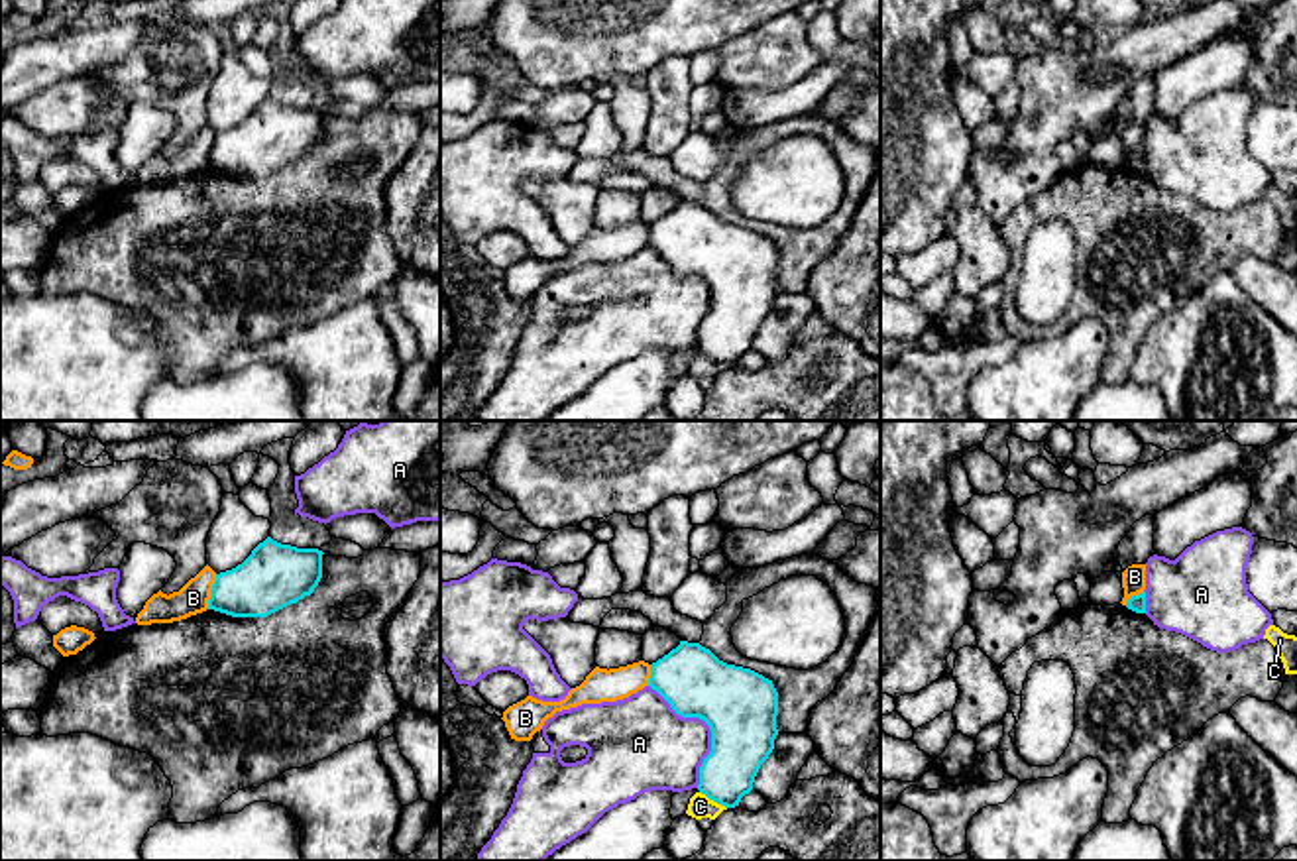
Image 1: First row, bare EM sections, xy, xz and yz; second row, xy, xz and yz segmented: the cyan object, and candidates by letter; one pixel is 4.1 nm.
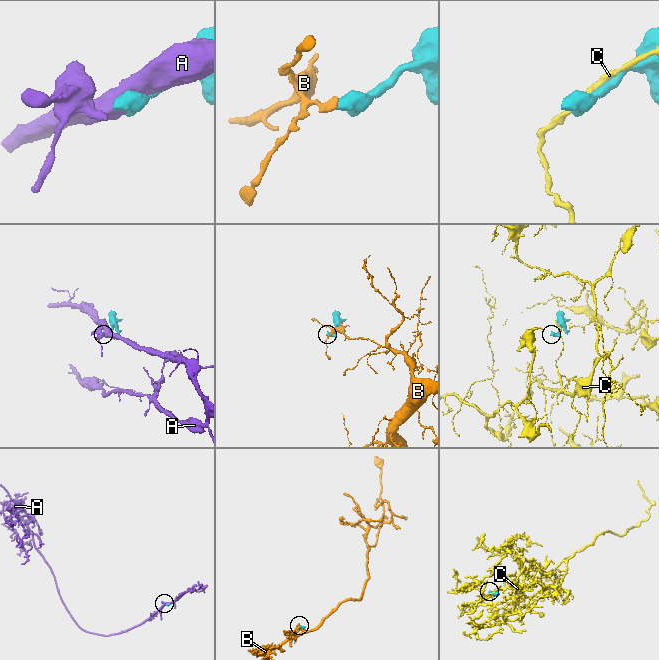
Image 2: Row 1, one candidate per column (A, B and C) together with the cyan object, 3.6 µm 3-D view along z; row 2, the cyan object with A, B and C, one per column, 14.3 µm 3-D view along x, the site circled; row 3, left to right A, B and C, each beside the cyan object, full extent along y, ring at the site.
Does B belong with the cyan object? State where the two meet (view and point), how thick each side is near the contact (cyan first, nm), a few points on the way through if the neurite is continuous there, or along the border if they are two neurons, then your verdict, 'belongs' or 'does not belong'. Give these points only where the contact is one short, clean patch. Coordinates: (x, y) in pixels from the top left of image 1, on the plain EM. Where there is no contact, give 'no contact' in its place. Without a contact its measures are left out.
xy (211, 152) | 260/130 nm | along xy (217, 134), (207, 168) | does not belong

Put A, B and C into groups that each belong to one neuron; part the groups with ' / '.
A / B / C

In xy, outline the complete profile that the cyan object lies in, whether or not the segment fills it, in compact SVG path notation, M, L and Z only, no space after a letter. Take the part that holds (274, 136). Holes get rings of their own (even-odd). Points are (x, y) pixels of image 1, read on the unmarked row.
M267 96L242 124L216 134L208 169L232 177L267 177L297 163L318 145L322 114Z

